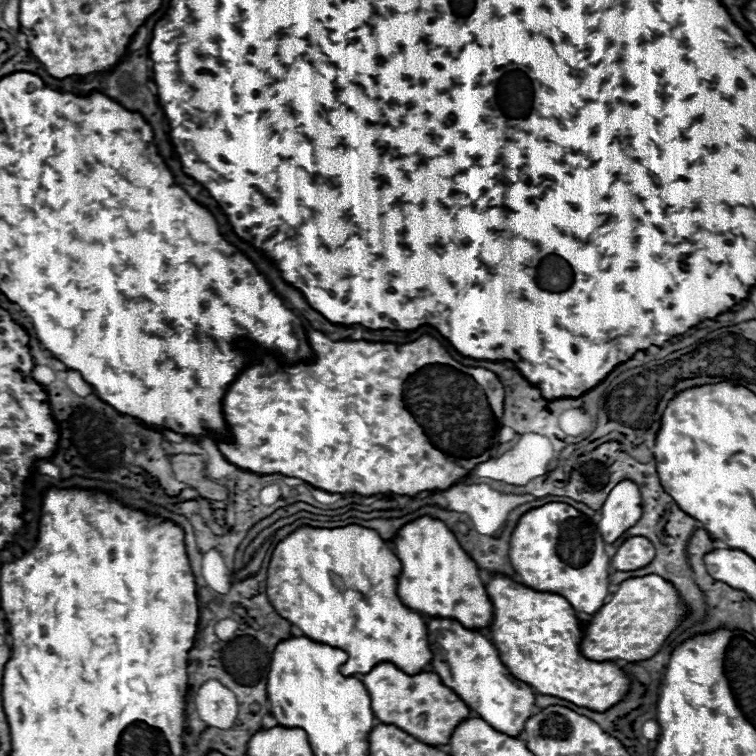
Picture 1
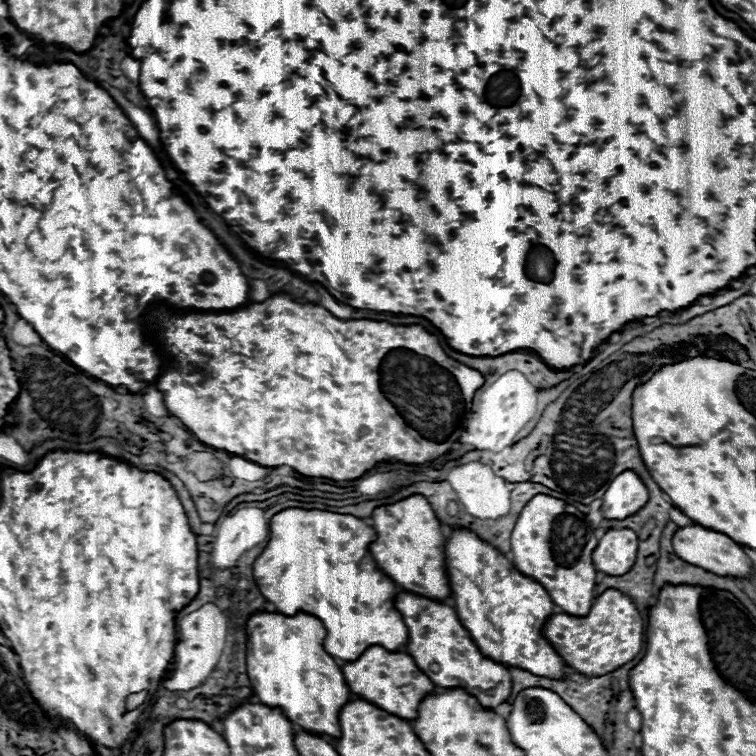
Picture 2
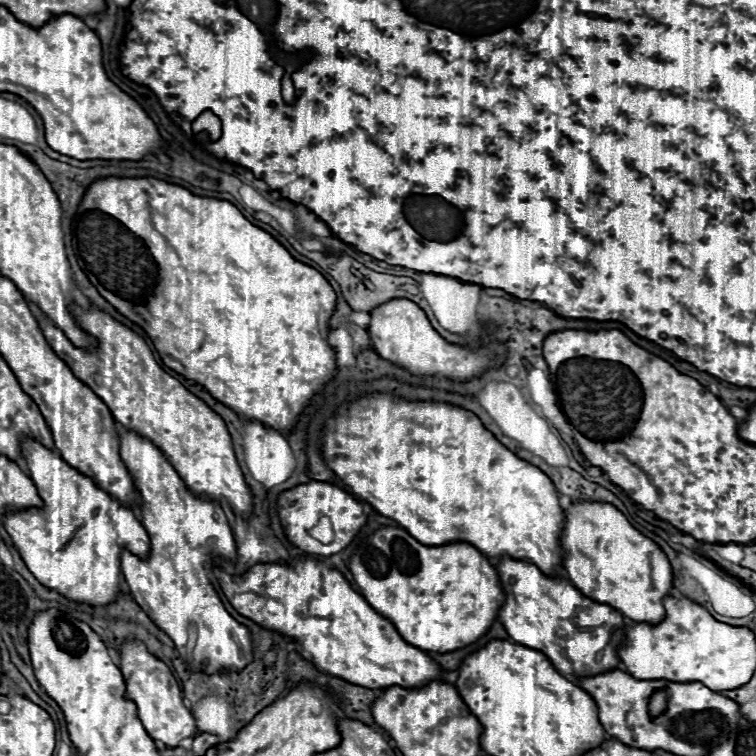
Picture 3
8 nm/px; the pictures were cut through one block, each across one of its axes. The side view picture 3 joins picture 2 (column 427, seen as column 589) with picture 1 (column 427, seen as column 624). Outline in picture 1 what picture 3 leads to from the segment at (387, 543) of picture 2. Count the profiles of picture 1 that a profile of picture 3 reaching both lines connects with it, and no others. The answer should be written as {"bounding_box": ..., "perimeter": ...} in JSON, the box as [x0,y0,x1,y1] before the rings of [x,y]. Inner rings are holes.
{"bounding_box":[394,516,492,630],"perimeter":[[[428,516],[418,518],[398,530],[394,538],[396,556],[402,562],[402,574],[398,578],[398,596],[414,612],[432,618],[450,618],[464,628],[486,630],[492,624],[492,600],[486,592],[476,562],[468,560],[468,554],[456,544],[450,528]]]}

